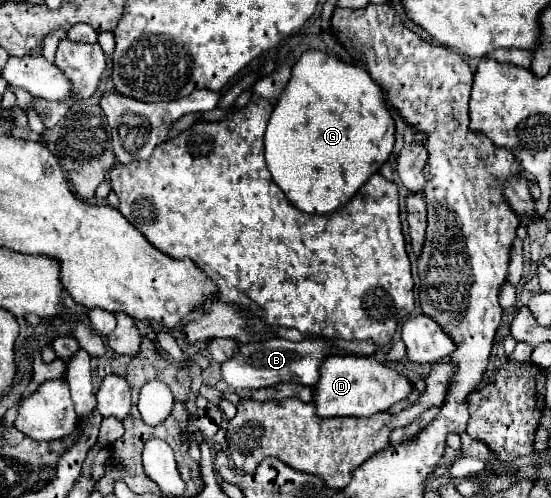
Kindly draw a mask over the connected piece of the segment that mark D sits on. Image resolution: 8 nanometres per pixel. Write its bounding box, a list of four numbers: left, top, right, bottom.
[315,354,413,416]

